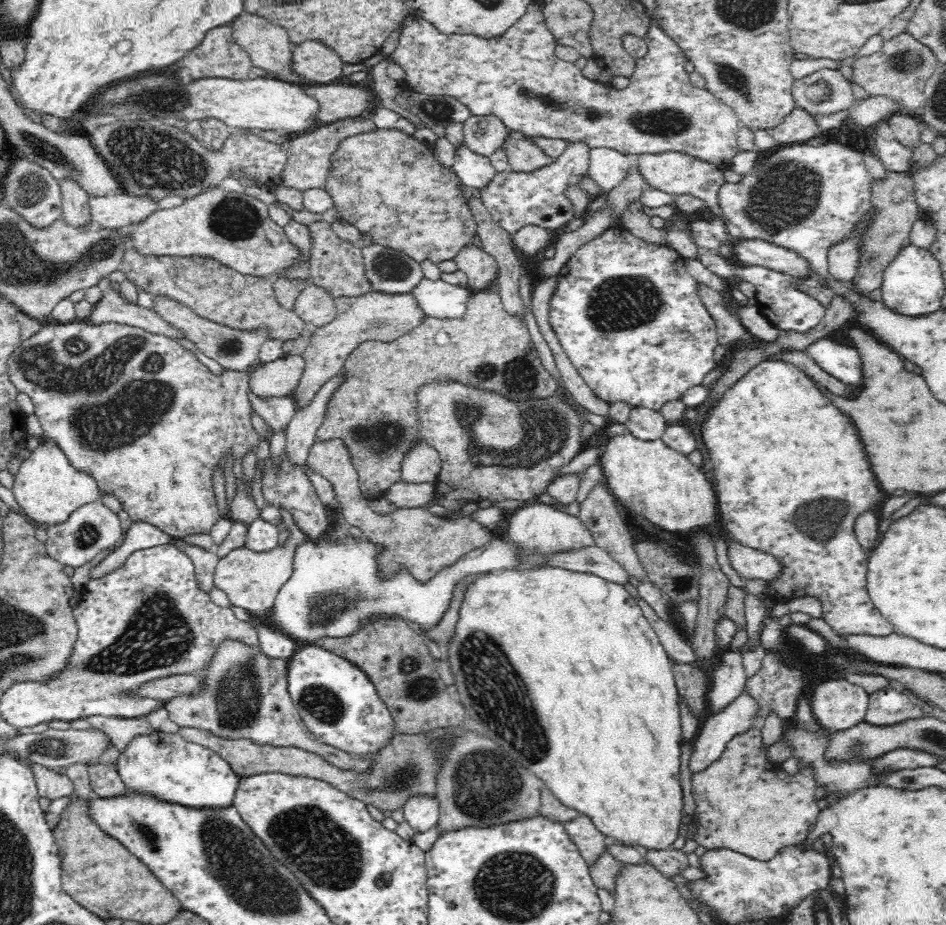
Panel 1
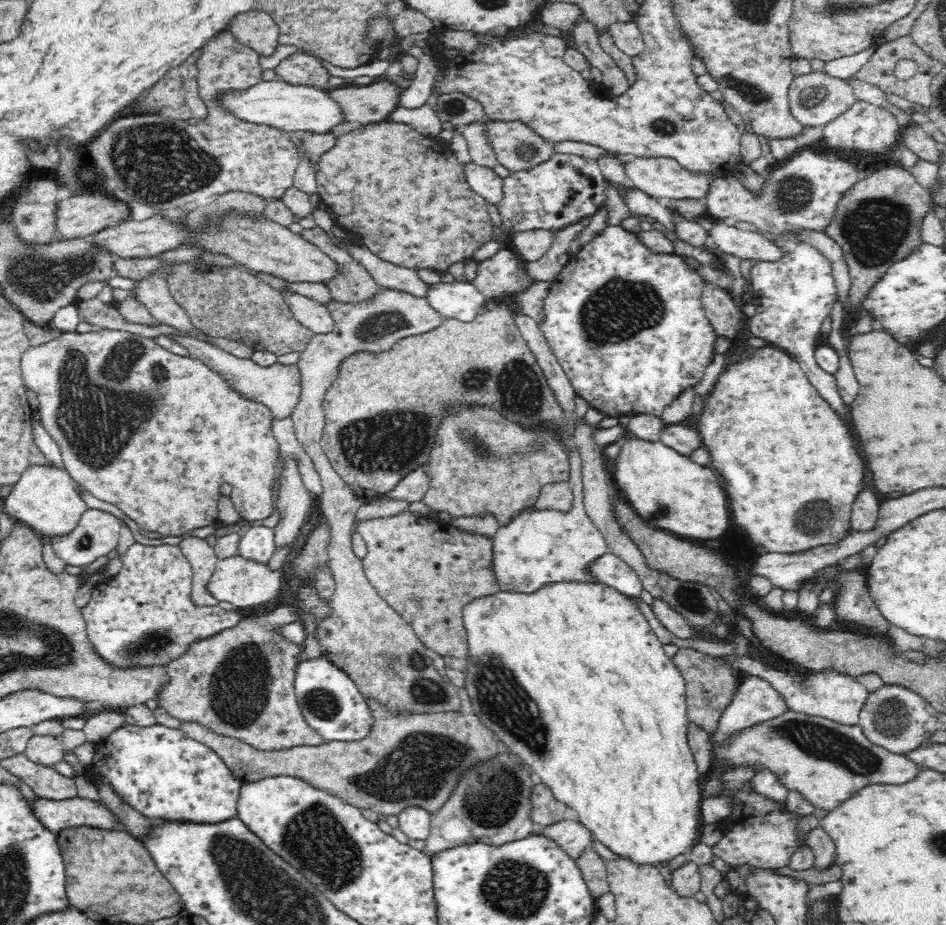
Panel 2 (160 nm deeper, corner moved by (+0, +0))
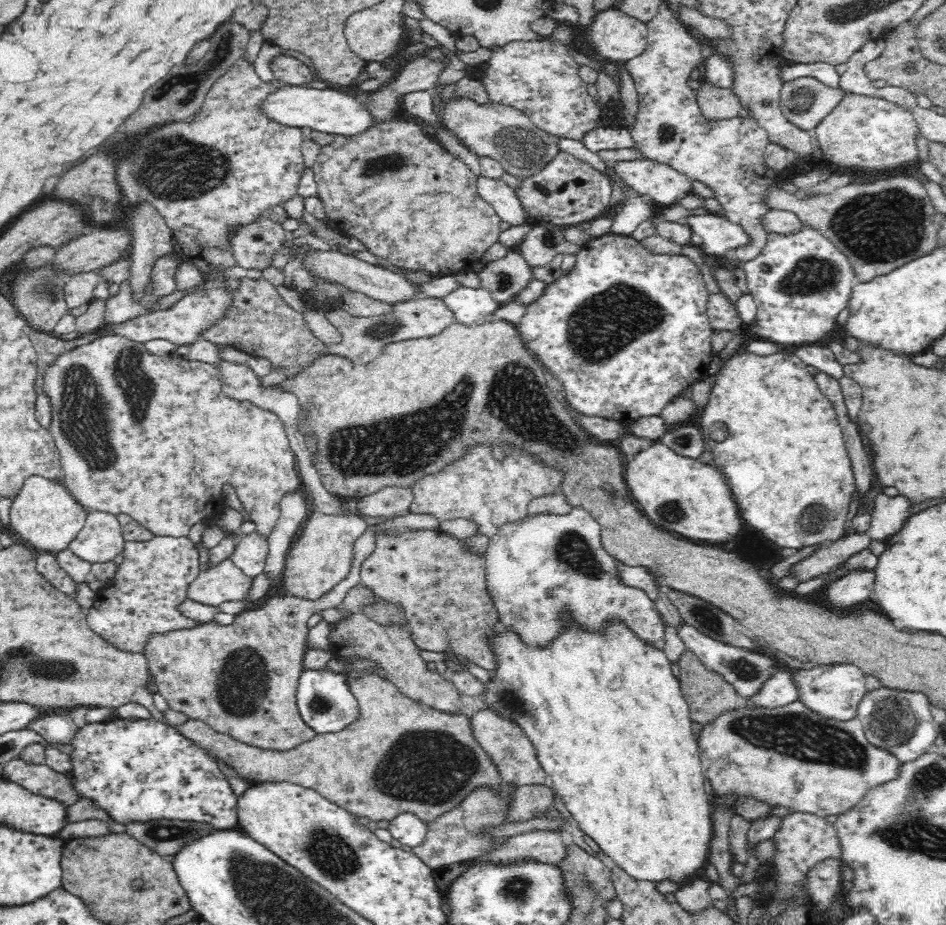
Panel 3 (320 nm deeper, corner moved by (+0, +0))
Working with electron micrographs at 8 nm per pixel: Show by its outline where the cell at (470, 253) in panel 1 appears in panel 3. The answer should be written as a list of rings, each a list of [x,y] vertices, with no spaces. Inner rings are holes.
[[[511,250],[504,258],[486,263],[478,276],[481,286],[500,304],[514,299],[533,279],[532,267],[519,253]]]

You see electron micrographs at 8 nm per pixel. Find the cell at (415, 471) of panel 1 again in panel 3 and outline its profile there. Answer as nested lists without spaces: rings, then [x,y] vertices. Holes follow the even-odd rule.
[[[393,486],[380,489],[370,496],[357,499],[356,511],[372,517],[392,518],[409,512],[414,500],[412,486]]]

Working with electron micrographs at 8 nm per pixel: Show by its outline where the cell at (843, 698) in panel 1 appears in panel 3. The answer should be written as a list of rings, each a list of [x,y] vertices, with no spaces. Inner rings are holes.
[[[830,664],[830,666],[808,665],[807,669],[790,671],[791,682],[797,690],[797,700],[808,710],[839,721],[857,718],[857,706],[869,691],[864,686],[865,678],[856,666],[850,664]]]

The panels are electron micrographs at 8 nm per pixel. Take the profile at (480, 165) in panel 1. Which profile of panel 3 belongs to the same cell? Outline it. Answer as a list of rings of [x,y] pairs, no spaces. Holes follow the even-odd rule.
[[[480,175],[476,178],[476,191],[486,202],[489,202],[502,221],[510,226],[526,223],[527,216],[519,204],[516,193],[506,185],[503,179],[487,178]]]

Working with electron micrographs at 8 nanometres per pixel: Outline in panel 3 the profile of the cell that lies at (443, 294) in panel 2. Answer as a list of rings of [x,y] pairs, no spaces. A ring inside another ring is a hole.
[[[458,285],[440,299],[455,320],[465,325],[483,322],[486,316],[501,306],[482,286],[470,288]]]

